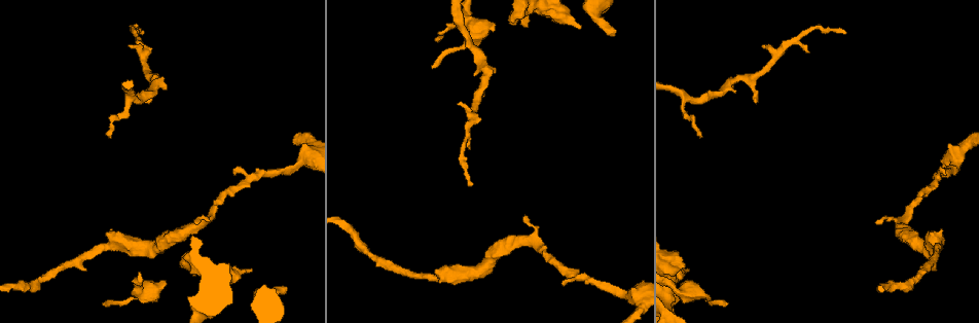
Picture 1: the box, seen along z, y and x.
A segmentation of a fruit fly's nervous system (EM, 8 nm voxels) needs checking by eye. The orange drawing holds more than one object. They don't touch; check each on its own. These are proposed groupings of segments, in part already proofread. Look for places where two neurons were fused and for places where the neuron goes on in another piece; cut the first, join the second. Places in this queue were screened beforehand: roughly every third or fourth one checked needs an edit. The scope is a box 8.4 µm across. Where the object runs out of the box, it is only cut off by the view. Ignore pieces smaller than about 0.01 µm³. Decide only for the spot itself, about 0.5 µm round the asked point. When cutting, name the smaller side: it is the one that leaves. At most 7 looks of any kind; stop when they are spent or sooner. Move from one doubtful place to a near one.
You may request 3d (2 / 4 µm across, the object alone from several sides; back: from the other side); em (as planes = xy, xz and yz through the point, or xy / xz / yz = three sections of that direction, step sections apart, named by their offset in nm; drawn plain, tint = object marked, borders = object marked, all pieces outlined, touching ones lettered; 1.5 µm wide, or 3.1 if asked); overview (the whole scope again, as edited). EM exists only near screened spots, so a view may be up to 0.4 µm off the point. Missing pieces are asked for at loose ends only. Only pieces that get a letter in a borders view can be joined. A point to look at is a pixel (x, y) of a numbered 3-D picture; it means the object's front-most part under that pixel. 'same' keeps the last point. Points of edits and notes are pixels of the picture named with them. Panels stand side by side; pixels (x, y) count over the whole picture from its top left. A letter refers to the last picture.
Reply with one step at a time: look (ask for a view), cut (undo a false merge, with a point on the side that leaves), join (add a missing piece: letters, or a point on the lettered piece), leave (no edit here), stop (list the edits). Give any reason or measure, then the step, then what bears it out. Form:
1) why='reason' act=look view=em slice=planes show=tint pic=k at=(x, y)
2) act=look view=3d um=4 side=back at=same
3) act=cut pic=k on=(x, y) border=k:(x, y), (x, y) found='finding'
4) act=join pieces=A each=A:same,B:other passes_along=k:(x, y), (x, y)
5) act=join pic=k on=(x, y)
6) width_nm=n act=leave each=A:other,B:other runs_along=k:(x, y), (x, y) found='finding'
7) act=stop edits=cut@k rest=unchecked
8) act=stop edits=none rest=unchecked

why='an open end' act=look view=3d um=2 side=back pic=1 at=(109, 137)

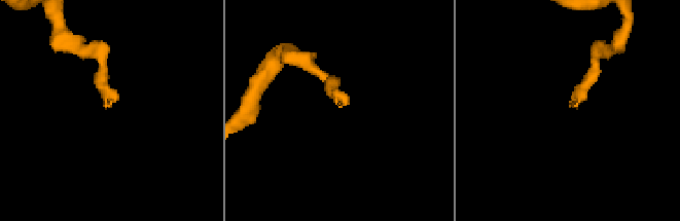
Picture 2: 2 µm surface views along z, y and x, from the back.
why='need the tissue' act=look view=em slice=xz step=8 show=tint pic=2 at=(110, 104)

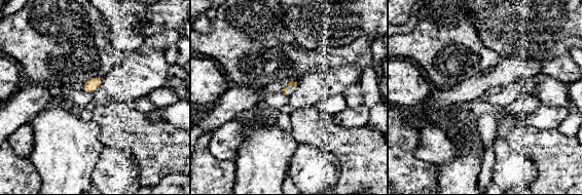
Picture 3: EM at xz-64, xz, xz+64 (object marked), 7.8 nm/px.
act=look view=em slice=xz step=8 show=borders at=same

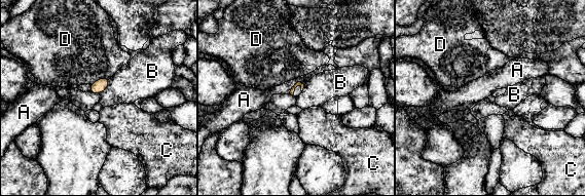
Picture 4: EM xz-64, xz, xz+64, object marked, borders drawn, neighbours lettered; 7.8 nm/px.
act=leave each=A:other,B:other,C:other,D:other border=4:(110, 78), (108, 86), (100, 94) found='no lettered piece goes on from it'

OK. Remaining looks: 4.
why='an open end' act=look view=3d um=2 side=back pic=1 at=(614, 31)

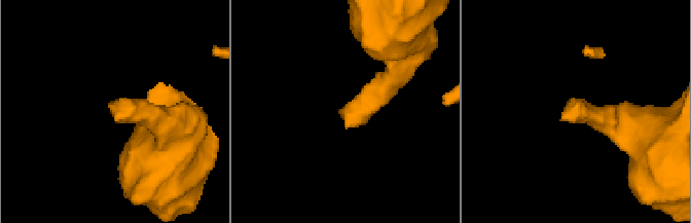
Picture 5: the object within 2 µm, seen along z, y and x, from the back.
why='need the tissue' act=look view=em slice=planes show=borders pic=5 at=(574, 108)

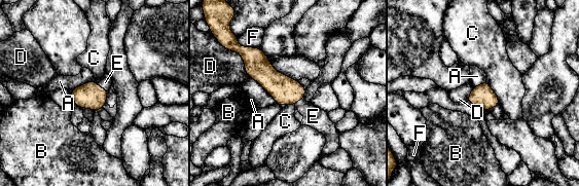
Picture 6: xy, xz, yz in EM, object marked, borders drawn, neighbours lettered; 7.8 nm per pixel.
longest_contact=D:300nm act=join pieces=E each=A:other,B:other,C:other,D:other,E:same,F:other found='it goes on there'

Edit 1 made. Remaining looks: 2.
act=look view=overview

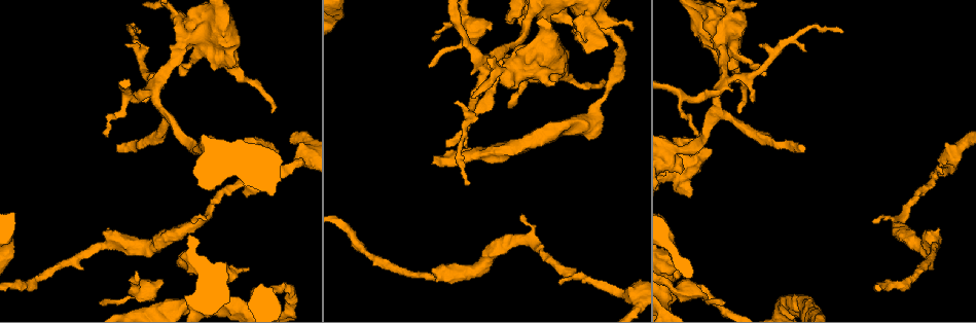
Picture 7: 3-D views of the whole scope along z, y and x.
why='long arm stops here' act=look view=em slice=planes show=borders pic=7 at=(449, 146)

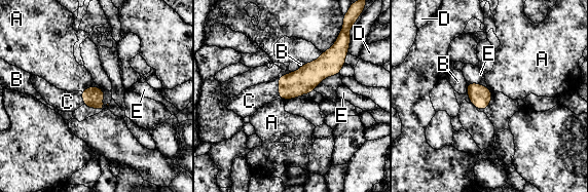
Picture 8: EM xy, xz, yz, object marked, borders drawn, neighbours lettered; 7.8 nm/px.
act=join pieces=C each=A:other,B:other,C:same,D:other,E:other found='it goes on there'

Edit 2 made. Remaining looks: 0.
act=stop edits=join@6,join@8 rest=unchecked

